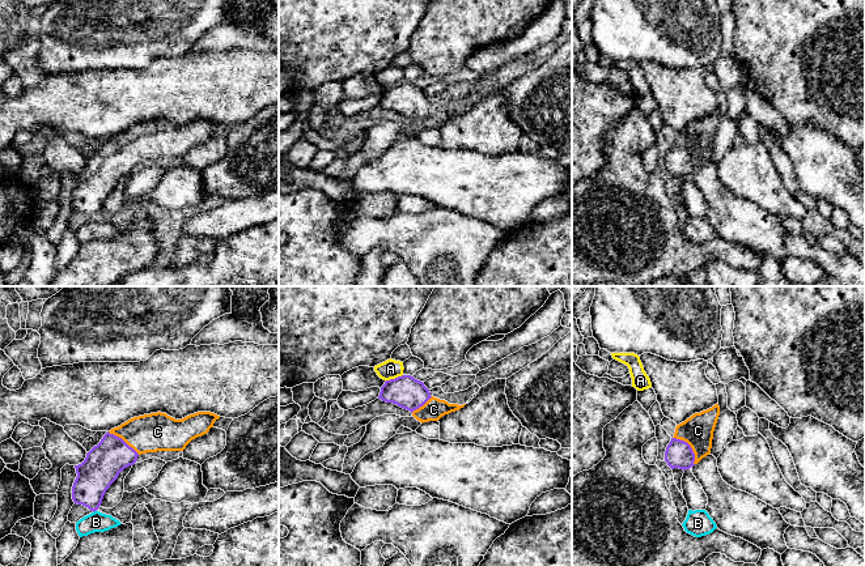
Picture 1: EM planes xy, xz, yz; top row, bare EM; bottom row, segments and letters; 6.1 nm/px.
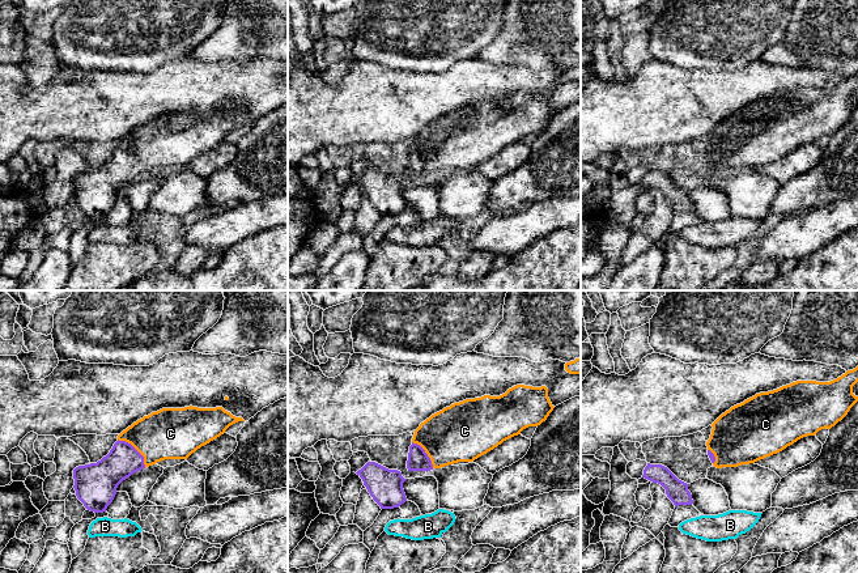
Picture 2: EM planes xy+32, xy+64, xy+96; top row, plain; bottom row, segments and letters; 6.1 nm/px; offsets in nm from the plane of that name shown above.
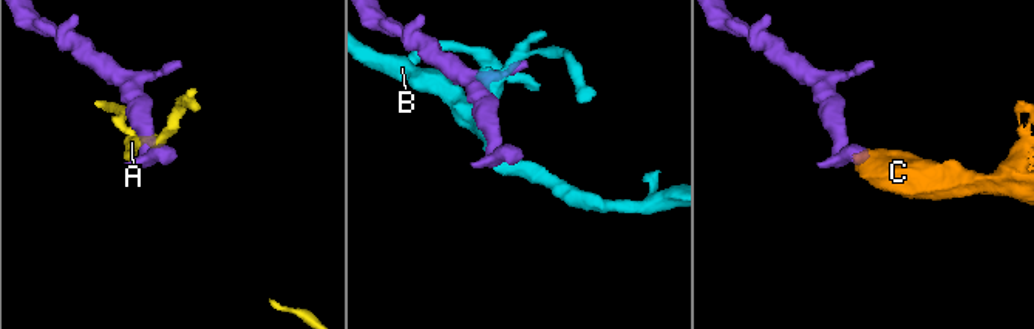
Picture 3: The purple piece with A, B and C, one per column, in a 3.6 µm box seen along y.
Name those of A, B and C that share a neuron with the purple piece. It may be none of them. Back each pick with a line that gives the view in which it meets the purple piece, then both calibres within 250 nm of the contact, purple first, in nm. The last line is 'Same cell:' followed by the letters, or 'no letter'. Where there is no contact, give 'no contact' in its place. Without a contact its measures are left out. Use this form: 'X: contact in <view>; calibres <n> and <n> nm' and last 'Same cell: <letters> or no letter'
C: contact in yz; calibres 170 and 190 nm
Same cell: C

